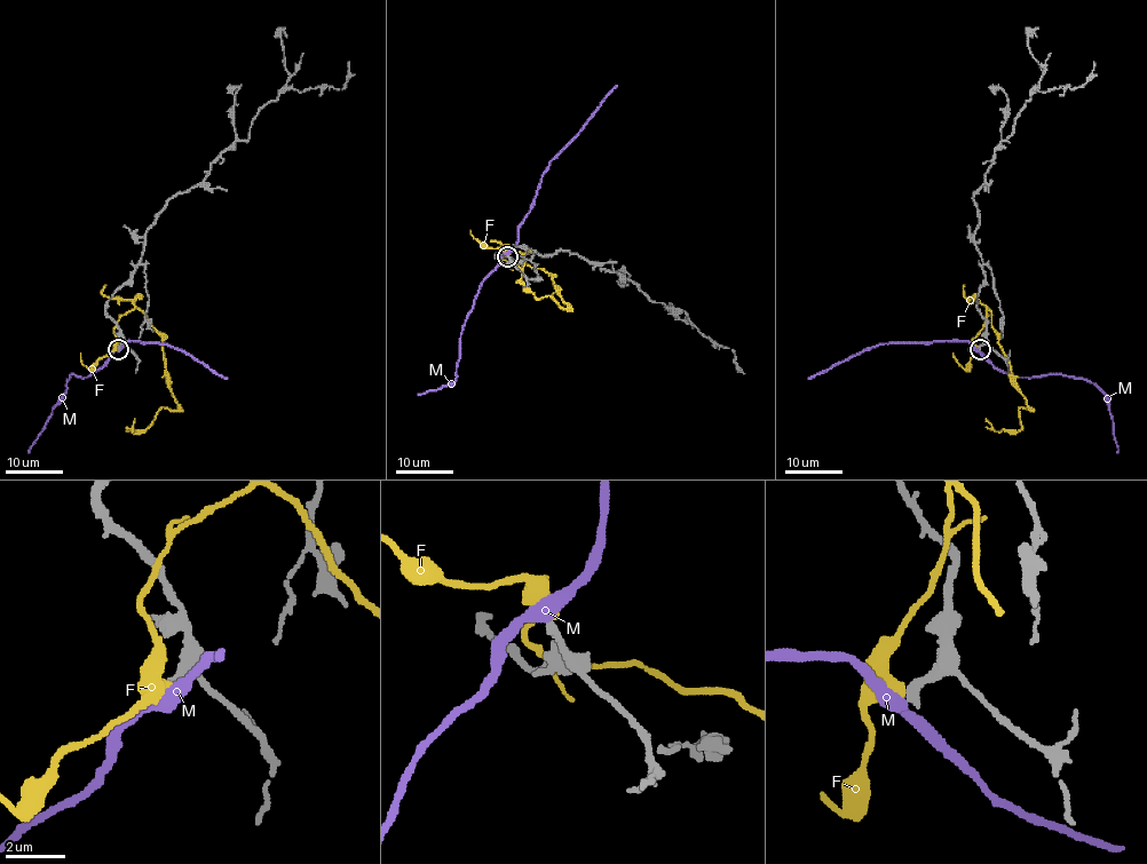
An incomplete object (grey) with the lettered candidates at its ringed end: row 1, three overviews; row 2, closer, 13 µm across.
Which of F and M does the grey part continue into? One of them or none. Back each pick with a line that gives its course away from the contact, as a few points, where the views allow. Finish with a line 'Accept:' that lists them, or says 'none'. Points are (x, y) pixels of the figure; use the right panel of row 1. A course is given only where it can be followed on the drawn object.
Accept: none

